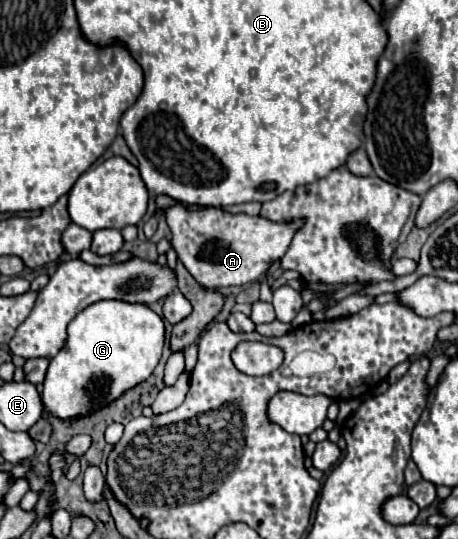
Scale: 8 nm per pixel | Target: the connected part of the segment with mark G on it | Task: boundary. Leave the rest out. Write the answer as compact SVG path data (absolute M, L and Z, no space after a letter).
M97 301L71 321L67 335L65 347L49 363L41 401L47 415L71 423L111 405L153 375L163 355L165 323L147 305Z

